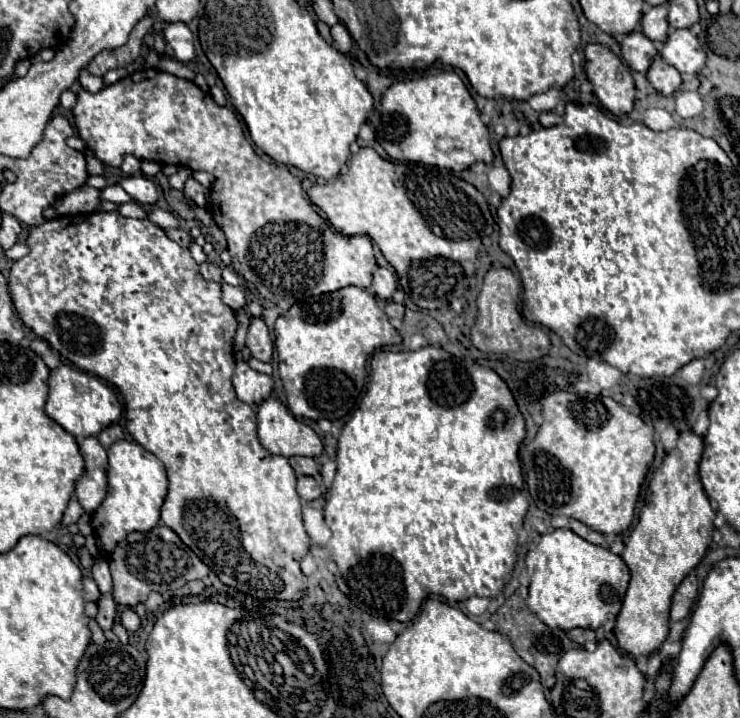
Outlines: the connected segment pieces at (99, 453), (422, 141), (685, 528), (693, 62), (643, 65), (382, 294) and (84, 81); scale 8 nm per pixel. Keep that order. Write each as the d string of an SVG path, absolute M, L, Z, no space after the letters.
M96 437L82 439L78 447L84 457L84 473L76 481L76 497L82 509L92 515L106 497L106 449Z
M454 71L390 85L382 95L376 141L394 163L414 161L460 173L474 163L490 165L494 161L488 127L482 123L464 81Z
M692 431L680 433L676 449L664 457L662 467L648 483L638 525L630 533L622 553L632 579L614 625L614 635L618 647L632 659L650 657L666 641L672 593L704 557L714 535L714 509L696 471L702 443L702 437Z
M672 29L660 53L666 63L674 65L680 73L690 75L700 73L706 61L704 49L700 47L696 35L692 35L688 29Z
M640 29L626 33L620 41L620 49L626 63L642 73L646 73L646 69L650 67L650 57L654 57L656 53L656 45L650 39L646 39L646 35Z
M378 267L374 271L374 279L372 279L372 291L376 297L380 299L390 299L392 293L396 291L396 275L390 269Z
M82 71L80 77L78 77L78 81L80 81L80 85L82 85L86 91L90 91L90 93L98 93L98 91L104 87L104 81L100 81L98 77L92 77L88 71Z

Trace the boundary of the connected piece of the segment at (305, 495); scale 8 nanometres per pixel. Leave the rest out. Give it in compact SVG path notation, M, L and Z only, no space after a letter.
M300 475L300 477L298 477L298 495L300 495L304 501L312 501L312 499L322 497L322 489L320 489L320 485L314 481L314 477Z

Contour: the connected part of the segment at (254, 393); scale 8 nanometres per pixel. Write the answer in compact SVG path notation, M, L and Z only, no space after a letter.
M246 361L236 363L236 371L232 377L232 385L240 401L248 405L258 405L272 393L272 377L254 371Z

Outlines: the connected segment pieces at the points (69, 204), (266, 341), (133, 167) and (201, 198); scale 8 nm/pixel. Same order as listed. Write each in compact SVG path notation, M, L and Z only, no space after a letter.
M82 185L70 193L64 195L62 199L62 207L60 207L60 213L62 215L80 215L80 213L92 213L96 211L100 203L100 197L98 197L98 189L92 189L88 185Z
M252 317L250 319L246 347L250 349L252 357L256 357L260 361L272 361L274 342L270 339L270 333L268 333L266 323L260 317Z
M134 155L124 157L120 169L122 169L124 175L138 175L138 173L140 173L140 161L138 161Z
M188 177L188 179L186 179L184 195L190 197L198 207L204 207L204 205L206 205L206 189L204 189L194 177Z

